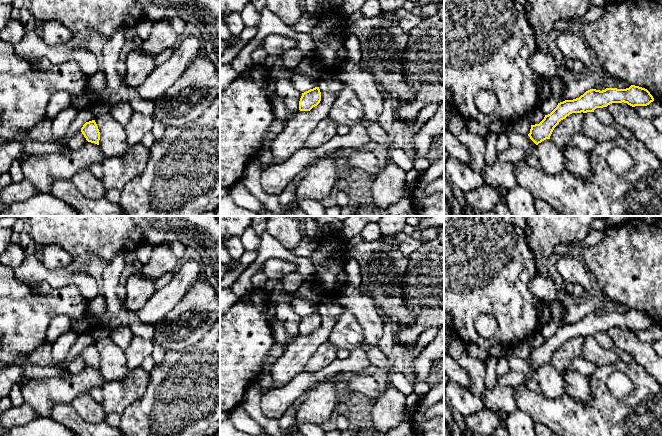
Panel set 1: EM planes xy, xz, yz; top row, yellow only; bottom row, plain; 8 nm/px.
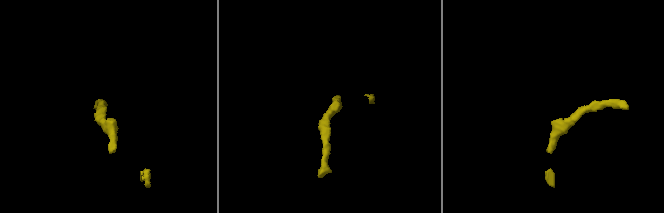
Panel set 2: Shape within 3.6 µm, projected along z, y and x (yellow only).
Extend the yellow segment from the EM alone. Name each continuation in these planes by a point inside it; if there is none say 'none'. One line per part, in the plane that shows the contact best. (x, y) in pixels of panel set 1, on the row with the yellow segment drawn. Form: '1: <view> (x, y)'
none

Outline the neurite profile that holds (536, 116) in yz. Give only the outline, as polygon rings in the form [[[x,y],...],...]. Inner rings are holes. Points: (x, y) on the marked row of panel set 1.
[[[537,105],[531,113],[527,115],[531,125],[539,124],[545,117],[545,114],[542,112],[541,107]]]

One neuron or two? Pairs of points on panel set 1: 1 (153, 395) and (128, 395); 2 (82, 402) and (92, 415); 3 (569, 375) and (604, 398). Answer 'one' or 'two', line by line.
1: two
2: one
3: two

